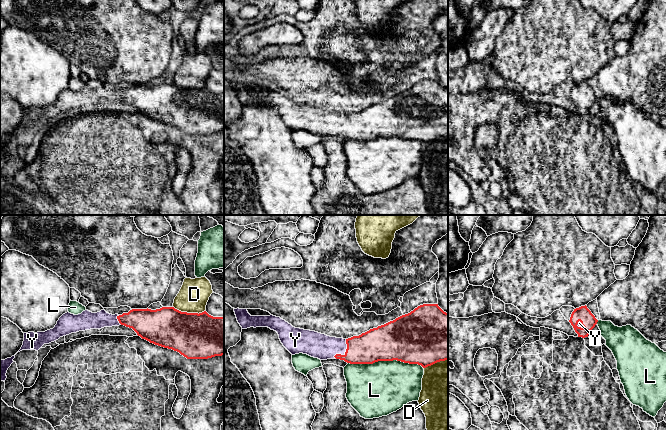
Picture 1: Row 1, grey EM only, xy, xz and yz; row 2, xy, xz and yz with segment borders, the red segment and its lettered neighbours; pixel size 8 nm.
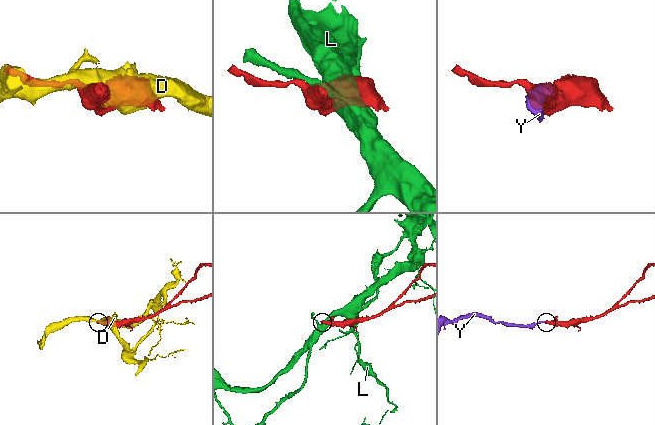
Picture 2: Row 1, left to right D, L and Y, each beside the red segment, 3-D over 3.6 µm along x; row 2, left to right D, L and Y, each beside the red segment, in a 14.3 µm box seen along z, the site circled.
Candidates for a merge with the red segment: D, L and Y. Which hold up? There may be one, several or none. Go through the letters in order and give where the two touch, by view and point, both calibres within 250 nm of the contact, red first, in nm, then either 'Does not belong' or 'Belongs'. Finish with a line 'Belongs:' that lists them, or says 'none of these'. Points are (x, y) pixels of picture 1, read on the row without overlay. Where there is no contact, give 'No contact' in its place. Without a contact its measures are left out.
D: Touches red at xy (189, 89). Thickness 360 nm (red) against 240 nm. Does not belong
L: Touches red at xz (386, 136). Thickness 380 nm (red) against 420 nm. Does not belong
Y: Touches red at xz (345, 128). Thickness 260 nm (red) against 200 nm. Belongs
Belongs: Y

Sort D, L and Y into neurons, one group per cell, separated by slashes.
D / L / Y

